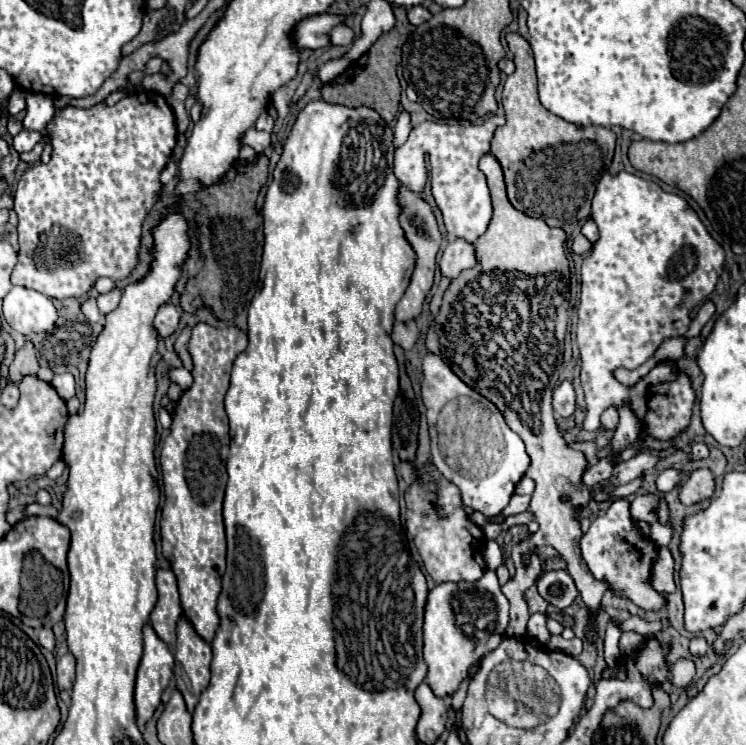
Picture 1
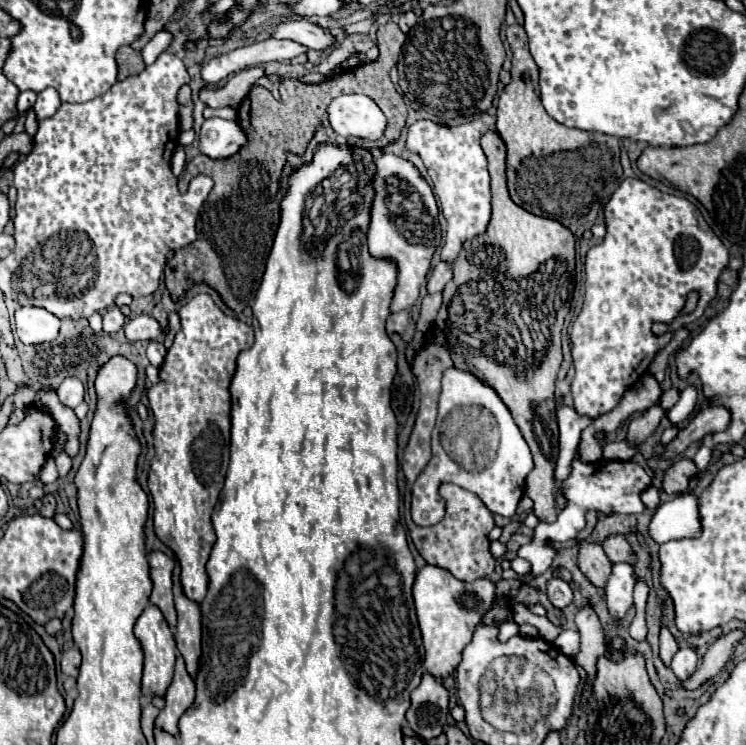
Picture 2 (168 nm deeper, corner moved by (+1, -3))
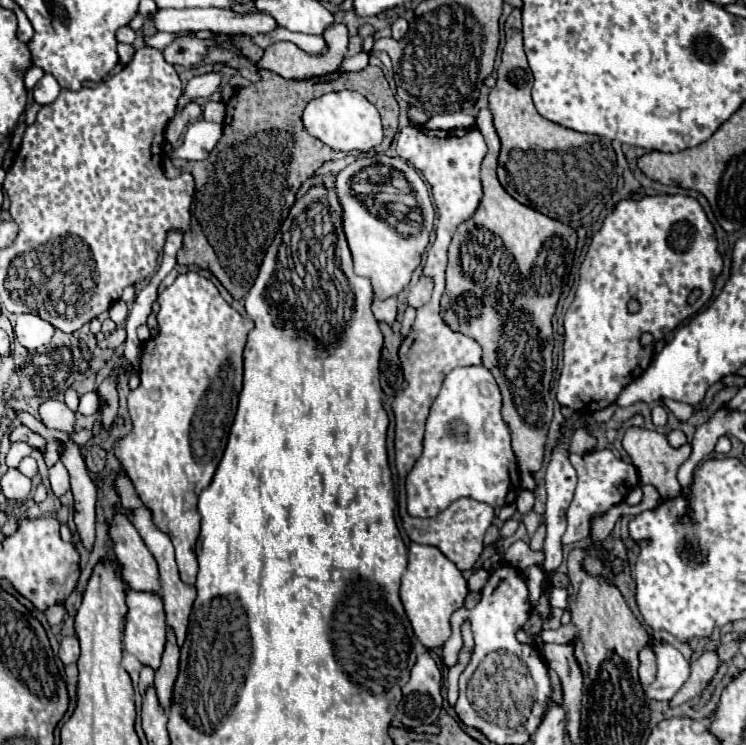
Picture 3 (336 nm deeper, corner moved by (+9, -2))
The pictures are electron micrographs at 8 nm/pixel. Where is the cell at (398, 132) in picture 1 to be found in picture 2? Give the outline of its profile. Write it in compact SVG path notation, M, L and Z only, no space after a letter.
M393 153L377 157L377 175L373 179L375 201L369 225L369 251L373 257L389 257L399 267L397 287L391 303L391 313L411 309L419 299L421 283L431 267L431 257L441 243L441 227L437 221L437 203L431 187L421 177L417 167Z

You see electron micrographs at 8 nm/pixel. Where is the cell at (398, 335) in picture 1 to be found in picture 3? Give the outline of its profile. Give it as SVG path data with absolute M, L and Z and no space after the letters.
M375 298L373 300L373 314L377 320L391 324L395 320L395 314L397 314L397 300L395 298L385 298L385 300Z

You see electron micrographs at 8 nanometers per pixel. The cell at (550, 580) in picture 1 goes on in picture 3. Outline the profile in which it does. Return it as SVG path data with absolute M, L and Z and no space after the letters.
M549 588L551 606L553 608L567 608L567 590L565 588Z

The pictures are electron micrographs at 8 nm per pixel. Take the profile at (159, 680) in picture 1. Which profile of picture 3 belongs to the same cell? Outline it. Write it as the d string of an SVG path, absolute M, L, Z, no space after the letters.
M127 588L125 604L127 604L127 614L125 614L125 626L123 626L123 648L129 654L133 654L139 662L151 668L157 668L165 648L165 632L167 632L161 596L155 592L137 592Z

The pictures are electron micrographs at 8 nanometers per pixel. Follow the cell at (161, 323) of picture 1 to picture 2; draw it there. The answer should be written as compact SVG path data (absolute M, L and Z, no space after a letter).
M137 315L125 325L125 335L129 341L153 341L161 333L161 323L151 315Z

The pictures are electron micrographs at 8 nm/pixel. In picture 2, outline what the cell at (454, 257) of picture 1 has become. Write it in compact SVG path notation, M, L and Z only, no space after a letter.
M439 261L433 271L431 271L431 279L427 283L427 291L429 293L437 293L437 291L443 291L443 287L453 279L453 269L449 263L443 263Z

